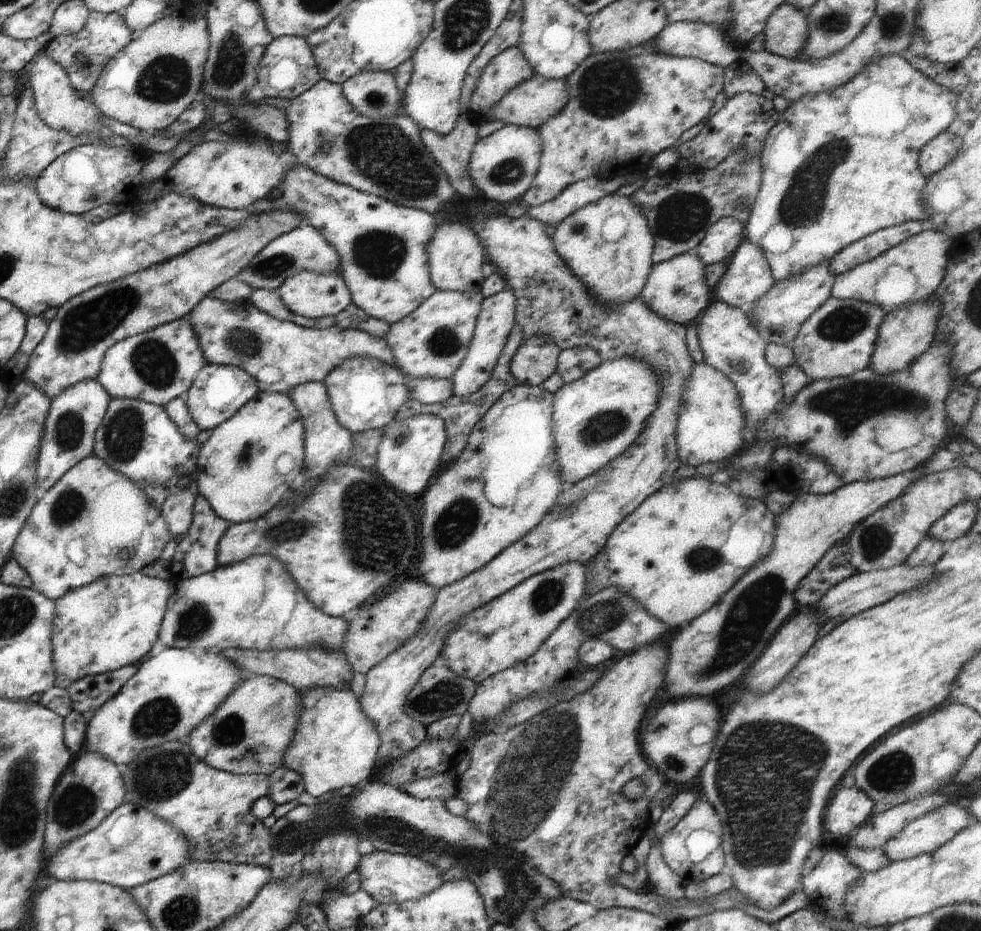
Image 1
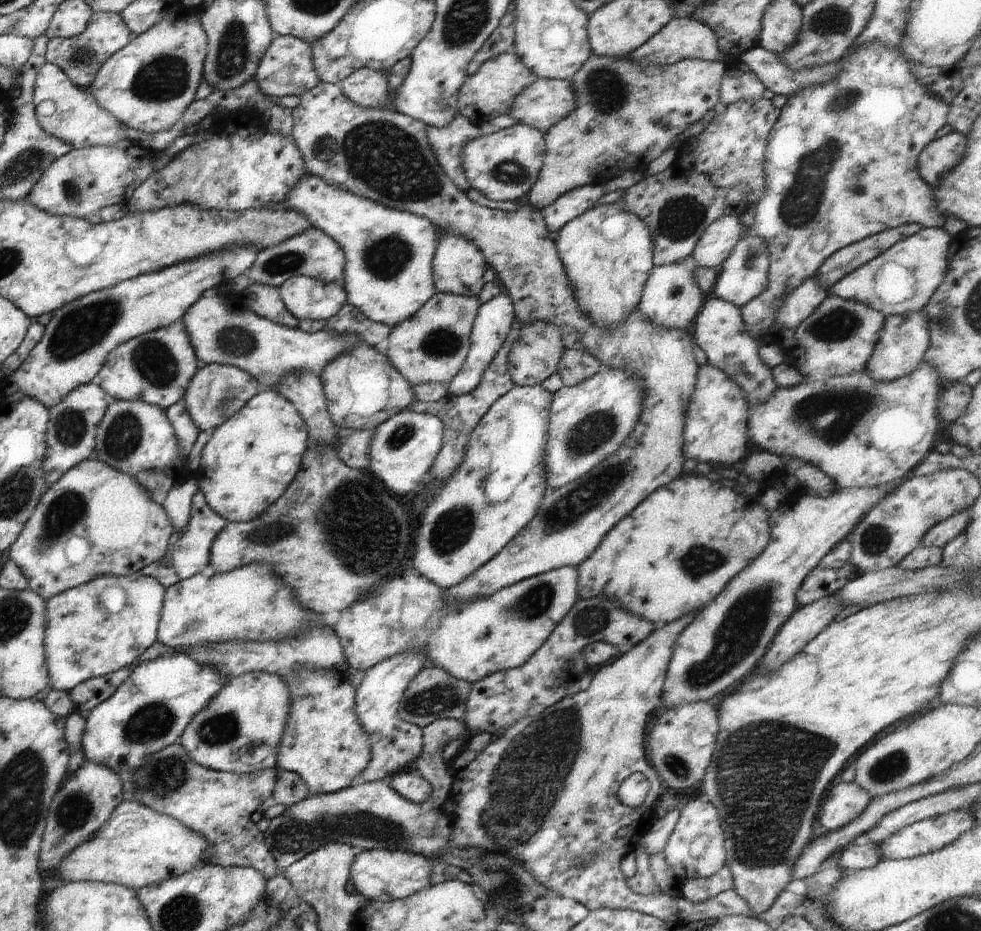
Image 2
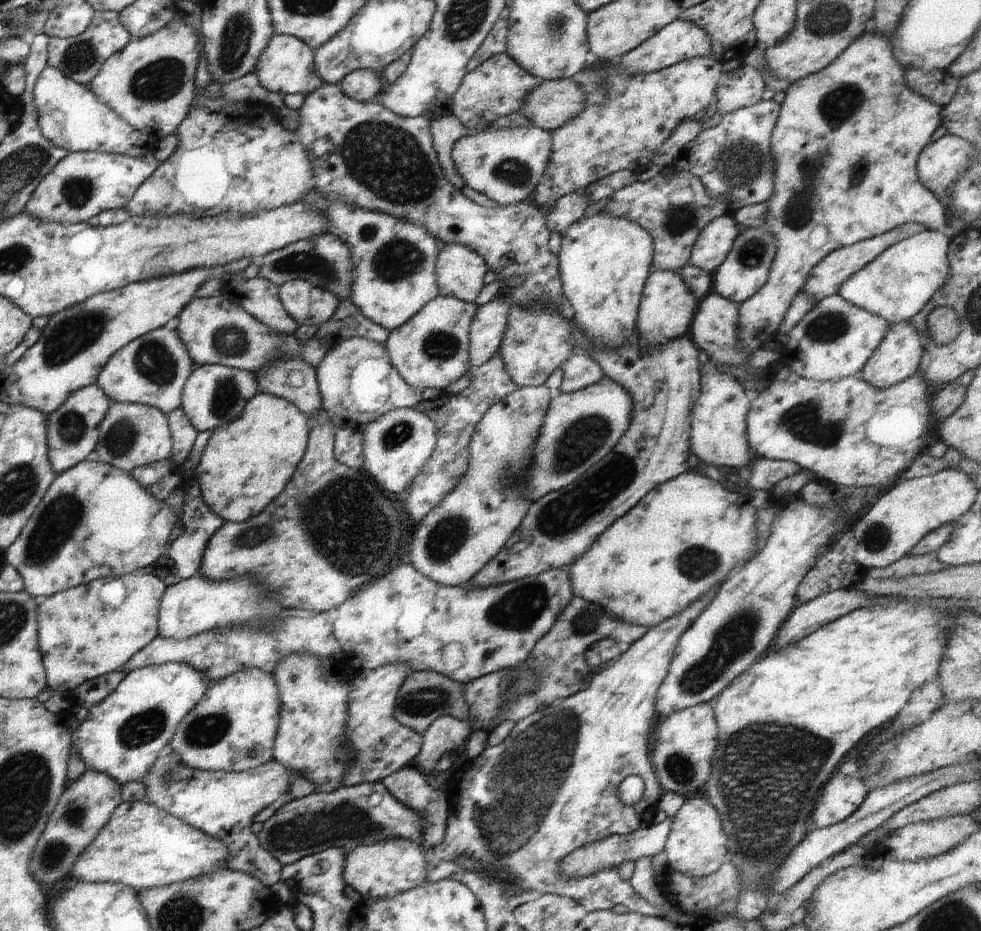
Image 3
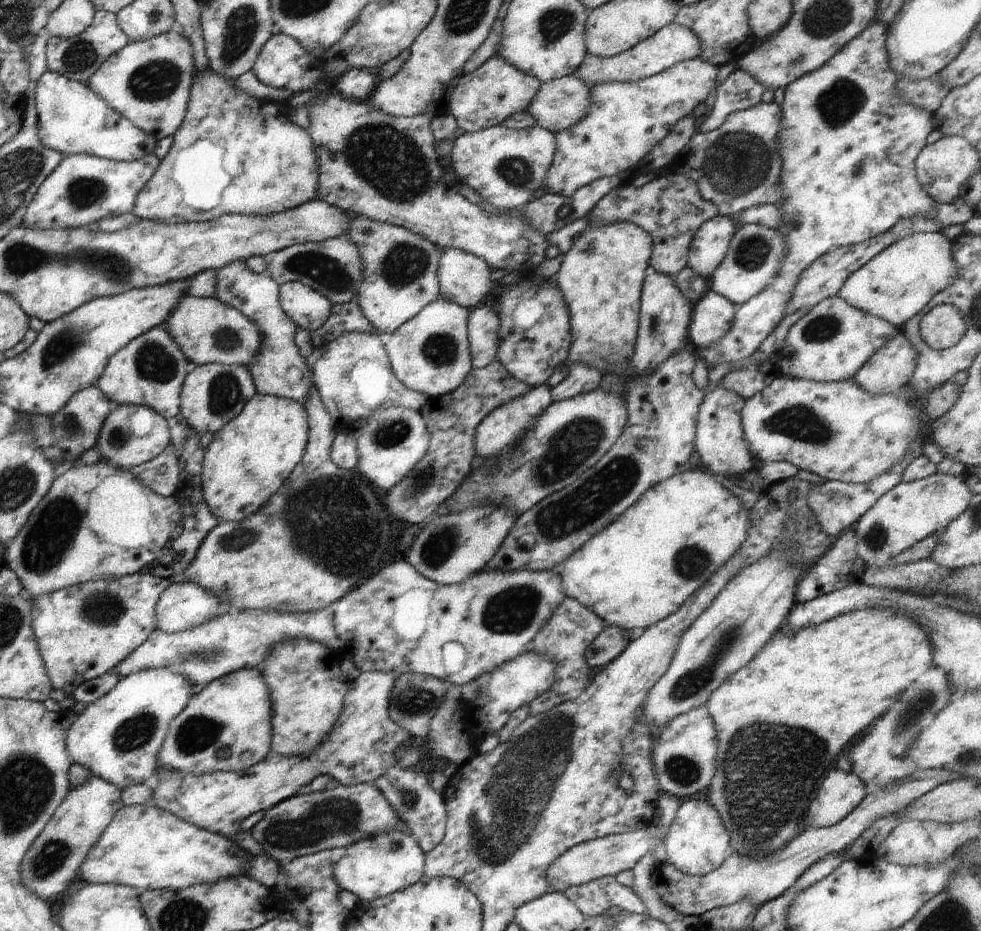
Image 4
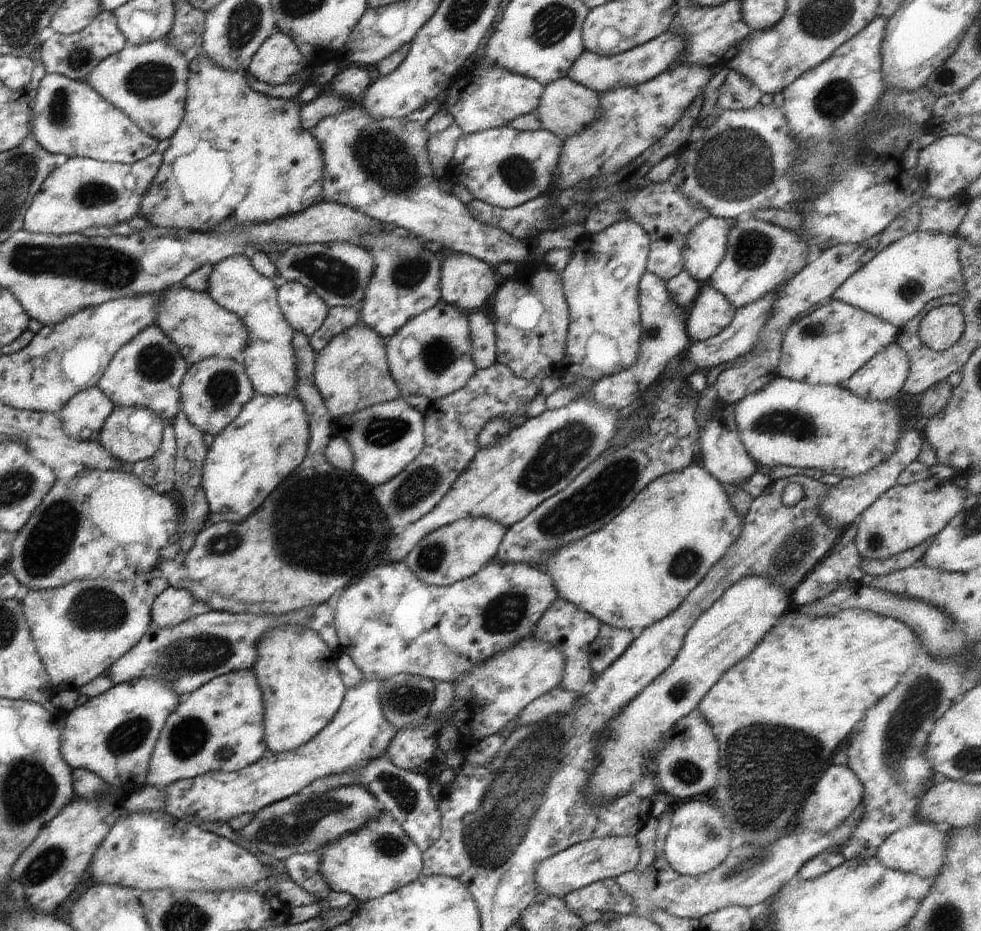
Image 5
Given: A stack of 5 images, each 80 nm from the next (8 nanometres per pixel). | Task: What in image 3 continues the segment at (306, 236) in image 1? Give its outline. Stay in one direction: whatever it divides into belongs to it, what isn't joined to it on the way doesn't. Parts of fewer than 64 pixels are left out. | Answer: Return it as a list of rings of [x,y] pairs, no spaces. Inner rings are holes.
[[[324,233],[310,240],[296,241],[284,248],[272,251],[258,259],[258,277],[273,282],[276,286],[283,285],[294,279],[305,280],[313,287],[327,290],[337,299],[348,299],[353,283],[353,262],[351,250],[337,235]]]

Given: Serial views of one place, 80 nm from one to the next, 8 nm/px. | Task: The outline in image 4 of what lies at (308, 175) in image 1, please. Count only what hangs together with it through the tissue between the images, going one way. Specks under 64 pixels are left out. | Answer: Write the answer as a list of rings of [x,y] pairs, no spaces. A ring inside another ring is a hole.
[[[350,214],[348,220],[350,220],[348,228],[341,236],[356,246],[364,264],[362,282],[358,286],[354,300],[357,302],[362,315],[378,332],[392,334],[408,320],[414,318],[416,314],[419,314],[424,306],[428,306],[430,302],[441,297],[437,267],[442,249],[430,242],[428,238],[424,238],[424,236],[420,236],[414,230],[408,230],[404,226],[397,226],[390,222],[379,222],[353,214]]]

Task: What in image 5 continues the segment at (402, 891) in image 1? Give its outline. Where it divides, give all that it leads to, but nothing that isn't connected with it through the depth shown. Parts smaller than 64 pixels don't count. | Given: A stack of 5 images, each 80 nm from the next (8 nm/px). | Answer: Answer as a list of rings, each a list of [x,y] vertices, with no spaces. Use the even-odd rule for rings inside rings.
[[[385,811],[368,820],[364,830],[346,834],[320,848],[320,874],[331,891],[345,892],[359,902],[383,898],[386,894],[415,882],[424,868],[420,848],[408,837],[399,823]]]

